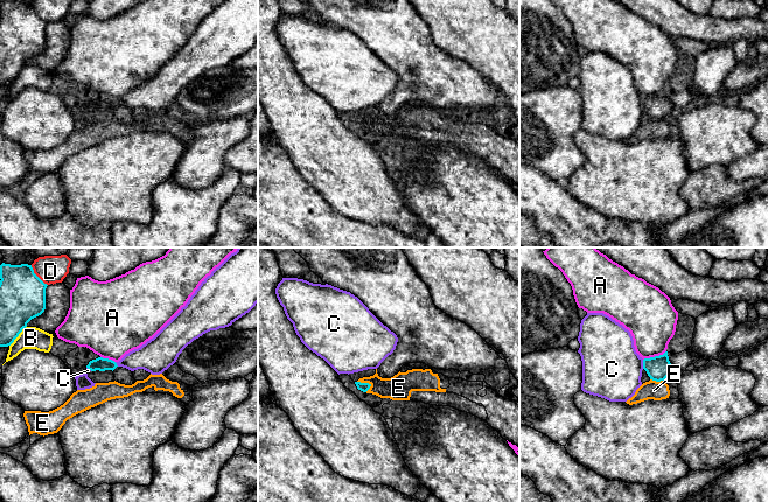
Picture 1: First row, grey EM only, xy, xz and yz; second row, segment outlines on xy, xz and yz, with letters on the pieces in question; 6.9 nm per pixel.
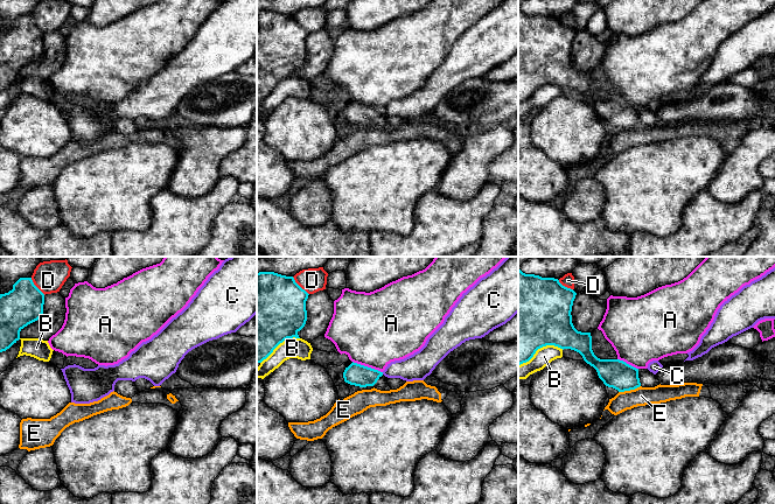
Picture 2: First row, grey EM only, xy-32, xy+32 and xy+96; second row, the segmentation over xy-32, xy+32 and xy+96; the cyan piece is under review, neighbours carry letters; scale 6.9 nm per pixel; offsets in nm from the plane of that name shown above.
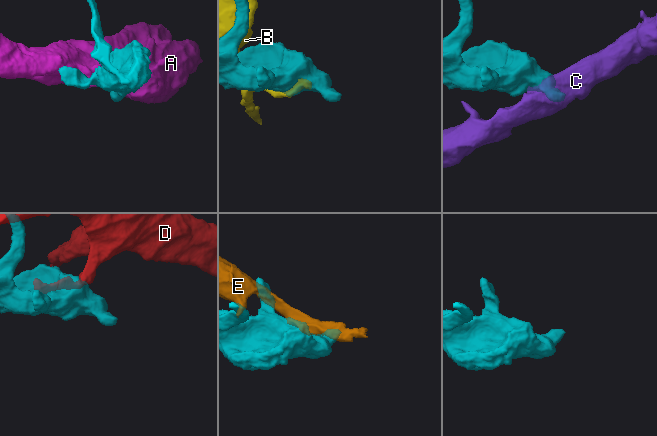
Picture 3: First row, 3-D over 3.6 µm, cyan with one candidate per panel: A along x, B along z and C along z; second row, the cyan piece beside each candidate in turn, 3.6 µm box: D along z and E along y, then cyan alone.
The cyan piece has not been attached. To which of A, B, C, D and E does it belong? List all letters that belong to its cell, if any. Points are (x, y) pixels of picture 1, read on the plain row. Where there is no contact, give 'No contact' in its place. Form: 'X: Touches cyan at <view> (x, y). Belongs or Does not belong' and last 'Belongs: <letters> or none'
A: Touches cyan at yz (655, 95). Does not belong
B: Touches cyan at xy (18, 74). Does not belong
C: Touches cyan at yz (643, 103). Does not belong
D: Touches cyan at xy (36, 14). Does not belong
E: Touches cyan at xz (364, 121). Does not belong
Belongs: none

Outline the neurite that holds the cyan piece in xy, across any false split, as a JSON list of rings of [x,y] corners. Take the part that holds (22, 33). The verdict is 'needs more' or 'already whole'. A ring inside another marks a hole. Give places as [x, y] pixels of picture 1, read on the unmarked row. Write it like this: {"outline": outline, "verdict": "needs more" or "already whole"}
{"outline": [[[0,4],[0,85],[11,84],[27,62],[41,54],[46,48],[44,22],[35,12],[32,4]]], "verdict": "already whole"}

